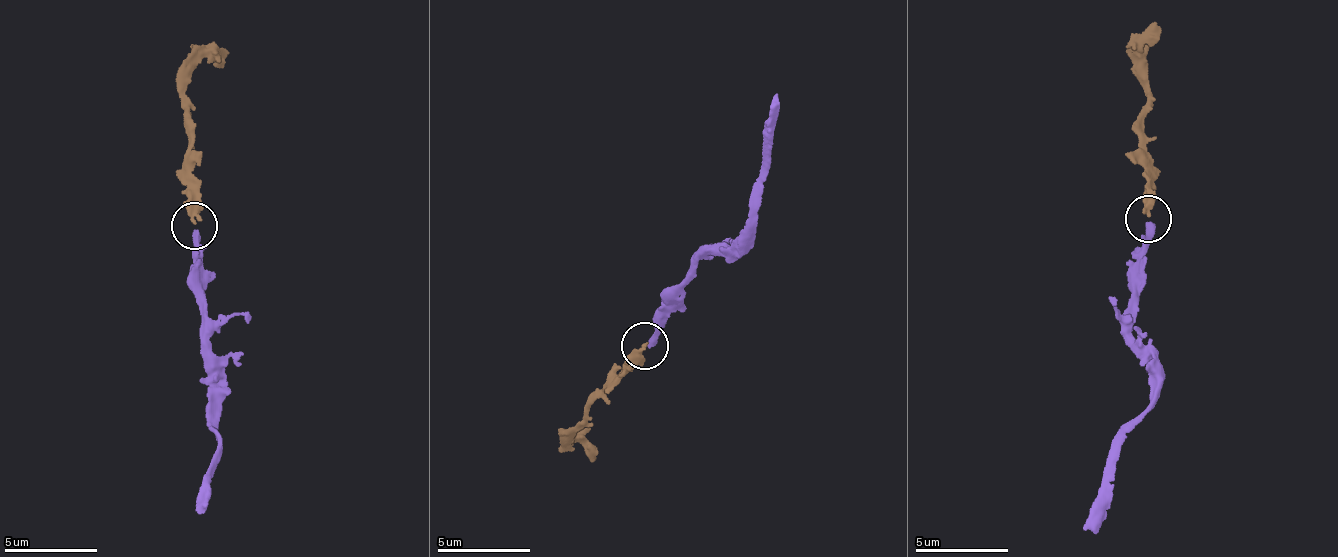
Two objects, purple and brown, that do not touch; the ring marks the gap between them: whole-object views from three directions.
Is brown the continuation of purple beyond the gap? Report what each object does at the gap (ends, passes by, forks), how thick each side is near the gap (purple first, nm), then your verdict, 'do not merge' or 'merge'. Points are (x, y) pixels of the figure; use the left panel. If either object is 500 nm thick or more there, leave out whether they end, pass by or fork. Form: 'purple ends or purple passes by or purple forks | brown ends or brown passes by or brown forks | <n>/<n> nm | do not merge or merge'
purple ends | brown ends | 300/280 nm | merge

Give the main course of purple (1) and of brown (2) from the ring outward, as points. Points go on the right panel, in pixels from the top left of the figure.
1: (1150, 222), (1130, 327), (1130, 350), (1147, 364), (1151, 411), (1121, 443), (1084, 529)
2: (1146, 217), (1146, 79), (1139, 58), (1155, 22)

